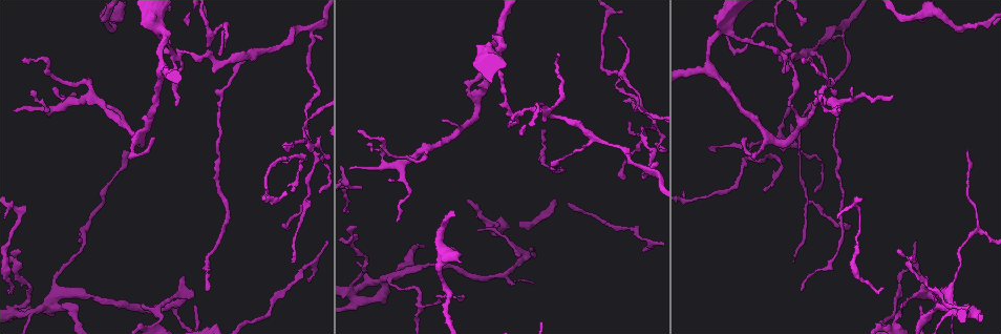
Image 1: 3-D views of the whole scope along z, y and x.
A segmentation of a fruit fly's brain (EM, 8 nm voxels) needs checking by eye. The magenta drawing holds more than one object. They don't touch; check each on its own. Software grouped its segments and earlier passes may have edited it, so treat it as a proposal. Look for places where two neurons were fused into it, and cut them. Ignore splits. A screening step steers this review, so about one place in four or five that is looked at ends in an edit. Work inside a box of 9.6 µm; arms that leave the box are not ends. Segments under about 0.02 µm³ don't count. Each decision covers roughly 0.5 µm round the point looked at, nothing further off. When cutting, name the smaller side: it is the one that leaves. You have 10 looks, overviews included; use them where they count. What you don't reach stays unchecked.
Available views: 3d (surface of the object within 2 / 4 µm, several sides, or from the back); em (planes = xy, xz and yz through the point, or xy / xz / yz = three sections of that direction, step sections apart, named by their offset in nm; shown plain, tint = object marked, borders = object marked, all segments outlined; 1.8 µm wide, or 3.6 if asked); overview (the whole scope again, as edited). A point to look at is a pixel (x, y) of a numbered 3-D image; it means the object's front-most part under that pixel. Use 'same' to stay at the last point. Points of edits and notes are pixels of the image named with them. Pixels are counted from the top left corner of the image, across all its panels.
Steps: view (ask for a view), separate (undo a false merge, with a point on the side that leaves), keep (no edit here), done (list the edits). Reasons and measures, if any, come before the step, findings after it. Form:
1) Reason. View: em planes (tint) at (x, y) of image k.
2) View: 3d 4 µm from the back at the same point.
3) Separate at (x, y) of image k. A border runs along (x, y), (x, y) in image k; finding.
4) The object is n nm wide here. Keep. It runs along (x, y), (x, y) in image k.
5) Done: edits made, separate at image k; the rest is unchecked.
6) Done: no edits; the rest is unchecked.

A fork. View: em planes (tint) at (510, 114) of image 1.

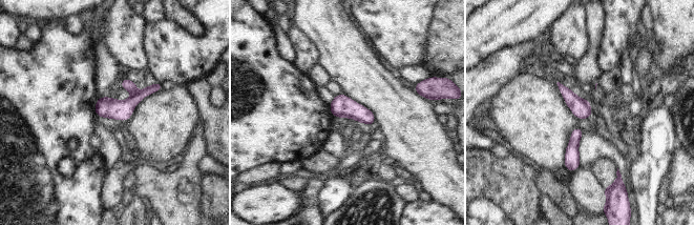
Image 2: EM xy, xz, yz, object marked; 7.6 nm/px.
Separate at (127, 84) of image 2. A border runs along (137, 91), (132, 95) in image 2; two neurons meet here.

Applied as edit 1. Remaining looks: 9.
Thin arm on a thick one. View: em planes (tint) at (157, 24) of image 1.

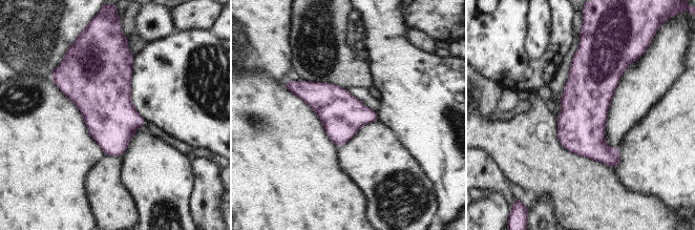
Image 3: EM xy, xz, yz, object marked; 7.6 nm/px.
Keep. Continuous, no second neuron.

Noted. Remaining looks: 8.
Calibre changes. View: em planes (tint) at (51, 109) of image 1.

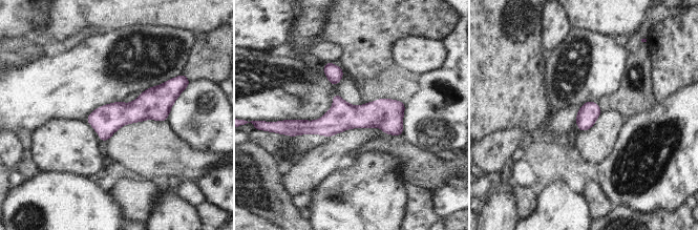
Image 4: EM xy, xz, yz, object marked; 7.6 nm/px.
Keep. One neuron here.

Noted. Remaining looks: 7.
Done: edits made, separate at image 2; the rest is unchecked.

